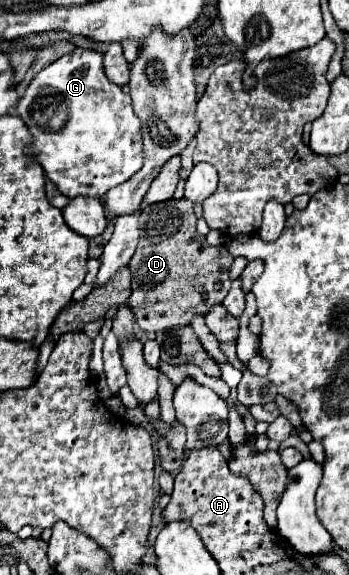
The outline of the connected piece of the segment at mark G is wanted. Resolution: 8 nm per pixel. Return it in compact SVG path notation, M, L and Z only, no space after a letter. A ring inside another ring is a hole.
M75 48L57 62L43 68L27 86L25 96L17 104L19 116L33 134L31 154L43 166L47 178L57 184L67 198L97 196L101 198L109 188L129 180L143 166L141 122L131 108L131 96L121 86L109 82L103 70L103 54L91 48Z

